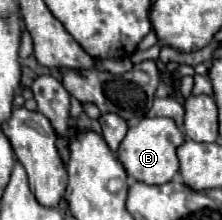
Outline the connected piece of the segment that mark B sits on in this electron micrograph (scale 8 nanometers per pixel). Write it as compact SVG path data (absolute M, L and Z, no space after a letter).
M142 118L138 126L128 130L116 156L122 162L126 174L132 176L134 180L144 182L144 184L166 184L178 172L176 148L182 142L184 138L178 126L170 118Z

